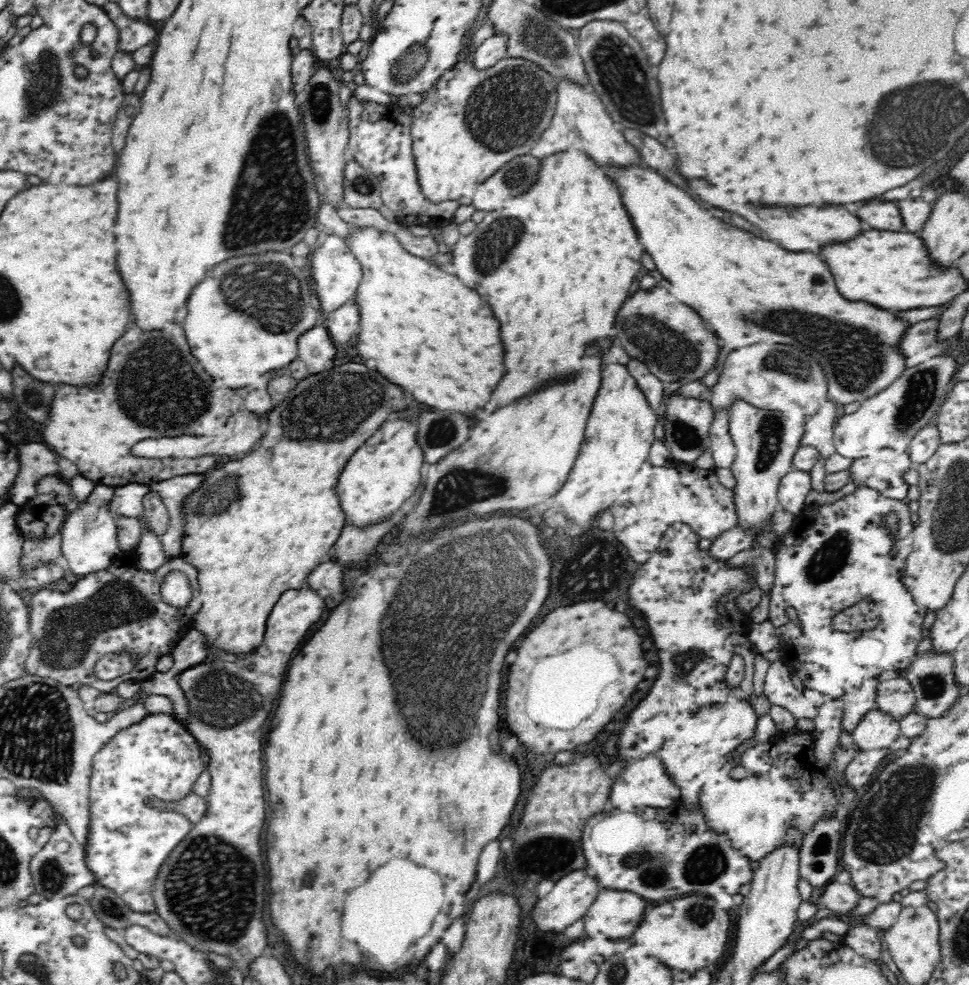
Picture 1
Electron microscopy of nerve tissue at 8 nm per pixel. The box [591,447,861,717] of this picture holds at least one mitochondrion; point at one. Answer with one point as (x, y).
(827, 561)

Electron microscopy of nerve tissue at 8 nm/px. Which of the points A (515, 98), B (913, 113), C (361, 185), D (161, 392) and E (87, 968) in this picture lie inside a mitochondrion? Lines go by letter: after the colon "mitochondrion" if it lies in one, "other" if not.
A: mitochondrion
B: mitochondrion
C: mitochondrion
D: mitochondrion
E: other

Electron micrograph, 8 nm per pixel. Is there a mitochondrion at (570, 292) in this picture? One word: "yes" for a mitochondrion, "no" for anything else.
no

